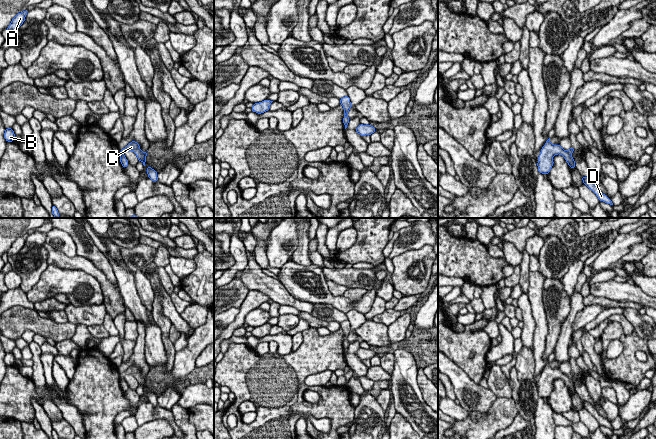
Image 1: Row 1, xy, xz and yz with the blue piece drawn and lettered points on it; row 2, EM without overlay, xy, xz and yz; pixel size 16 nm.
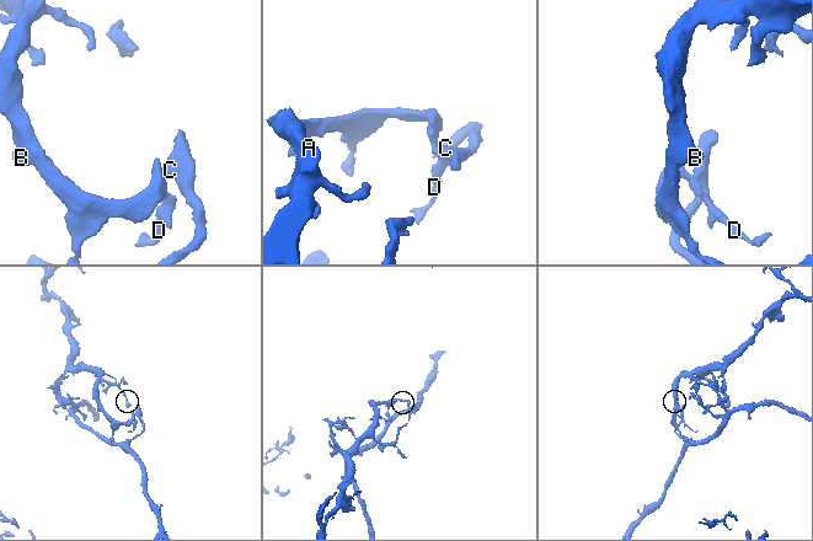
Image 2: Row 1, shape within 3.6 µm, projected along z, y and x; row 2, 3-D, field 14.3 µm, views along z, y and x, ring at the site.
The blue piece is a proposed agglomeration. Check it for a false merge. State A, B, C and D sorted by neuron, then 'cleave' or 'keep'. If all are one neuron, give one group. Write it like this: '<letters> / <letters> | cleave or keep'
A B D / C | cleave

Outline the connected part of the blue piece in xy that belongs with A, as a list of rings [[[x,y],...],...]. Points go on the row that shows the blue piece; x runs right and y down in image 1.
[[[28,10],[18,13],[11,21],[10,25],[7,27],[8,32],[13,32],[17,30],[25,21],[25,17],[28,13]]]

